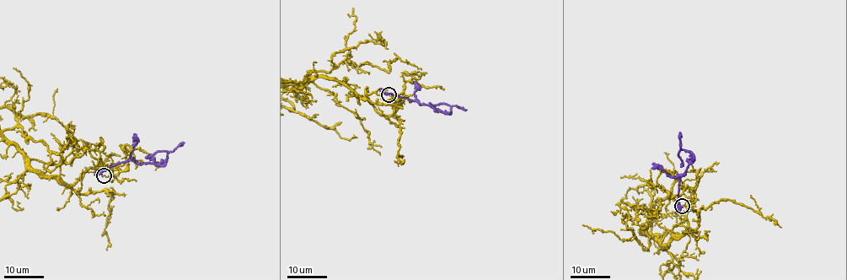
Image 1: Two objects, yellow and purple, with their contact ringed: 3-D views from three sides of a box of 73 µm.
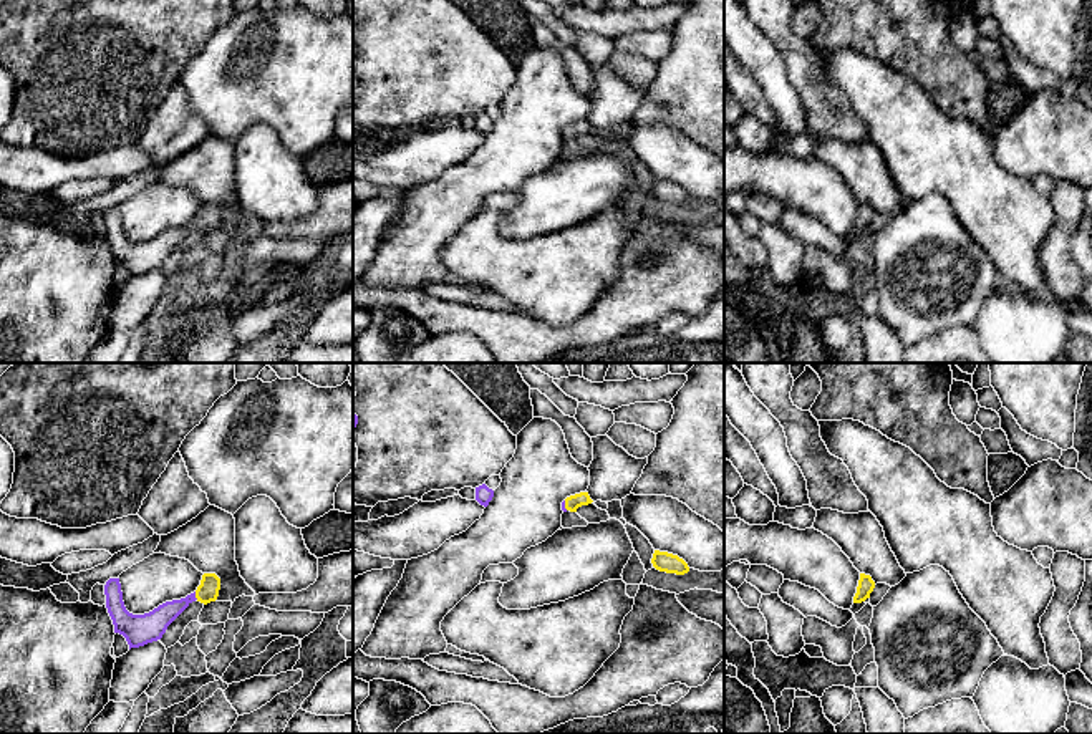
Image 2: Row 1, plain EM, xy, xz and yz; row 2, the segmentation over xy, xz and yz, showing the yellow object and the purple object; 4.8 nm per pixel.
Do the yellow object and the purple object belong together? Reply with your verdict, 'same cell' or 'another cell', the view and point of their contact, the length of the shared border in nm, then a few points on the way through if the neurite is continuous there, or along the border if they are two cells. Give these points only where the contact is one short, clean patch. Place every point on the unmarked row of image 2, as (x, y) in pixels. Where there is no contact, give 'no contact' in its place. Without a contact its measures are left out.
another cell; contact xy (196, 224); length 40 nm

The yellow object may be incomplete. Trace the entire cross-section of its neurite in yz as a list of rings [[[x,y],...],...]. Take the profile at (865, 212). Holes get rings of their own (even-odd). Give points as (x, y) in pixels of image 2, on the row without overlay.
[[[860,202],[857,222],[853,225],[853,232],[862,232],[867,227],[870,227],[870,222],[873,220],[873,217],[875,217],[875,210],[872,209],[872,205]]]

